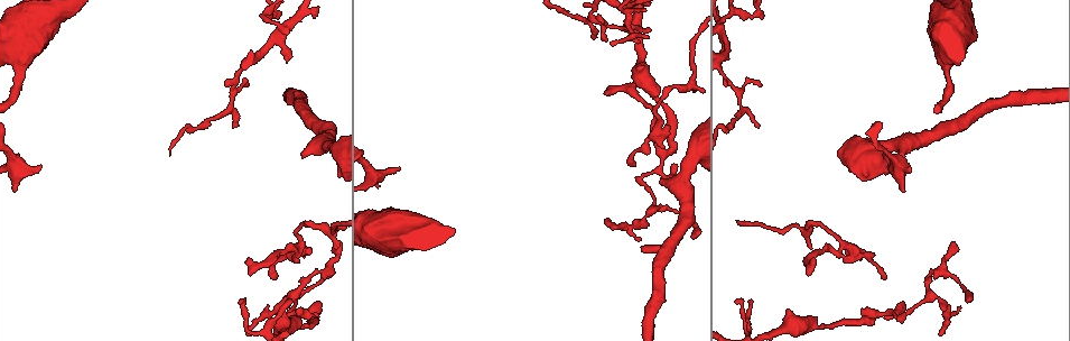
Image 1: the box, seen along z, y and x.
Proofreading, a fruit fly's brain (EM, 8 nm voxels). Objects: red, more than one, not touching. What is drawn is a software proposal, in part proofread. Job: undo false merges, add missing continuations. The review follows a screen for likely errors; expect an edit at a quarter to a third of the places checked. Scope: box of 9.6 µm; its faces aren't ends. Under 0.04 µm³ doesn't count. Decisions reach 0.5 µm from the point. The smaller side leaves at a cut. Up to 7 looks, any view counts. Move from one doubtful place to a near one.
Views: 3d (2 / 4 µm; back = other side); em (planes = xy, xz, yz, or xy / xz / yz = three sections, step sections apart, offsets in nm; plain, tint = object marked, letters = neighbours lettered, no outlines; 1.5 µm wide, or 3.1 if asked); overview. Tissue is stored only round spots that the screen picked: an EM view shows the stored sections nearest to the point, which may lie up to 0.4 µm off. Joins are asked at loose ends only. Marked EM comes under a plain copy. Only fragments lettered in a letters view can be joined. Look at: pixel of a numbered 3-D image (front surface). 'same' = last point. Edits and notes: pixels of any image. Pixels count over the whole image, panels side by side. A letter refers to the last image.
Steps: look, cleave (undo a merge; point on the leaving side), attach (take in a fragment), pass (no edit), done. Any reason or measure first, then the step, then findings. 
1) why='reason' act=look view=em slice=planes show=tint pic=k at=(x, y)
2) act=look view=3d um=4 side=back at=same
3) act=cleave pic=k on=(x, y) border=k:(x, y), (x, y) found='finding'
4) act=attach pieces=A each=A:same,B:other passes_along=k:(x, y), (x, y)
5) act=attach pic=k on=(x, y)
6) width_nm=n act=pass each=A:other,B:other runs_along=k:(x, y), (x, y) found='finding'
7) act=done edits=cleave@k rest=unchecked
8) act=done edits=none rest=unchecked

act=look view=em slice=planes show=letters pic=1 at=(884, 318)

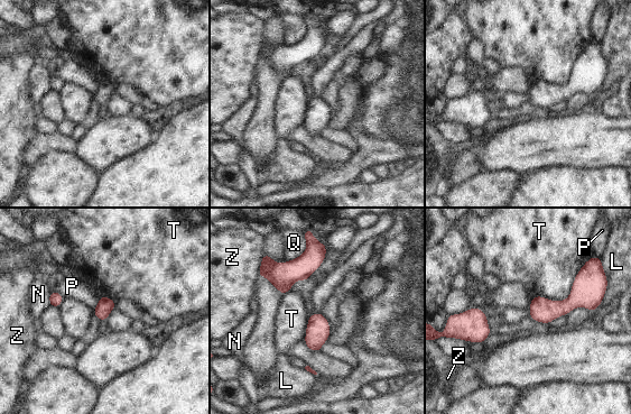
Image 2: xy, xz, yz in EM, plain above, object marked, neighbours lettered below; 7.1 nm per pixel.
act=pass each=L:other,N:other,P:other,Q:other,T:other,Z:other border=2:(100, 296), (93, 311) found='no lettered fragment goes on from it'

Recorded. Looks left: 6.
why='an open end' act=look view=3d um=4 pic=1 at=(903, 155)

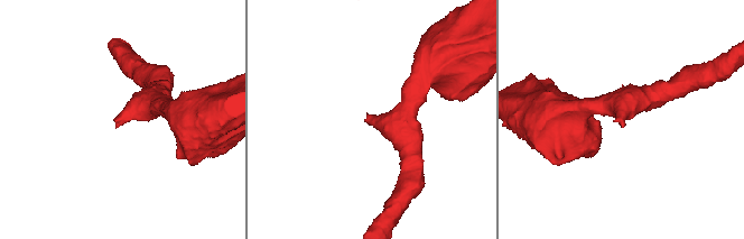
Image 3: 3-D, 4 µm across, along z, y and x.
act=look view=em slice=planes show=letters pic=3 at=(366, 122)

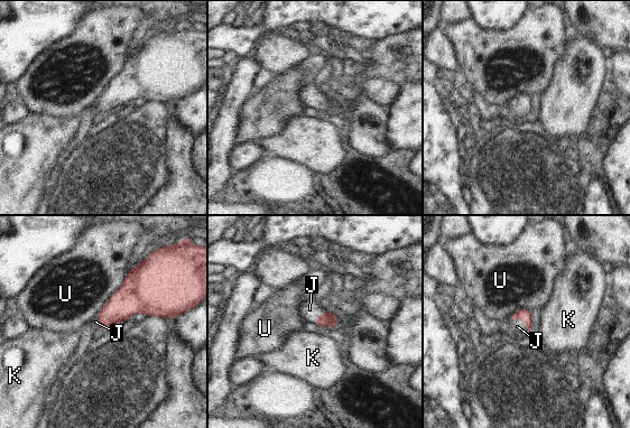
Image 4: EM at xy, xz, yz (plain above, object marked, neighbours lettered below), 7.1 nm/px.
act=attach pieces=J each=J:same,K:other,U:other passes_along=4:(522, 314), (521, 318), (517, 326) found='the cell continues'

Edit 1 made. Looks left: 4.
why='tapers out' act=look view=em slice=yz step=4 show=letters pic=1 at=(957, 309)

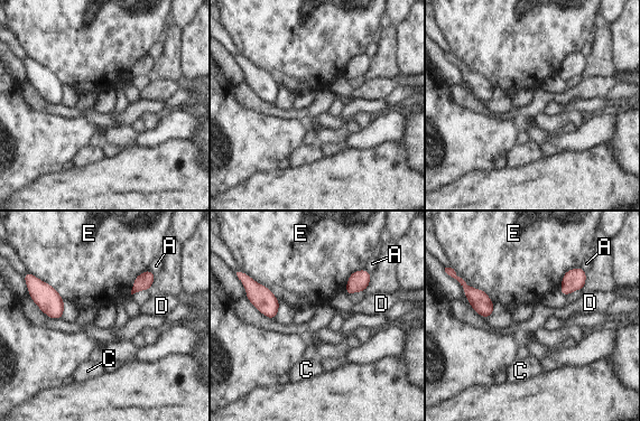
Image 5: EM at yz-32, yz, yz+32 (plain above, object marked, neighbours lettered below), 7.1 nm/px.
act=pass each=A:other,C:other,D:other,E:other border=5:(467, 284), (482, 289), (494, 303) found='no lettered fragment goes on from it'

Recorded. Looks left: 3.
act=done edits=attach@4 rest=unchecked

